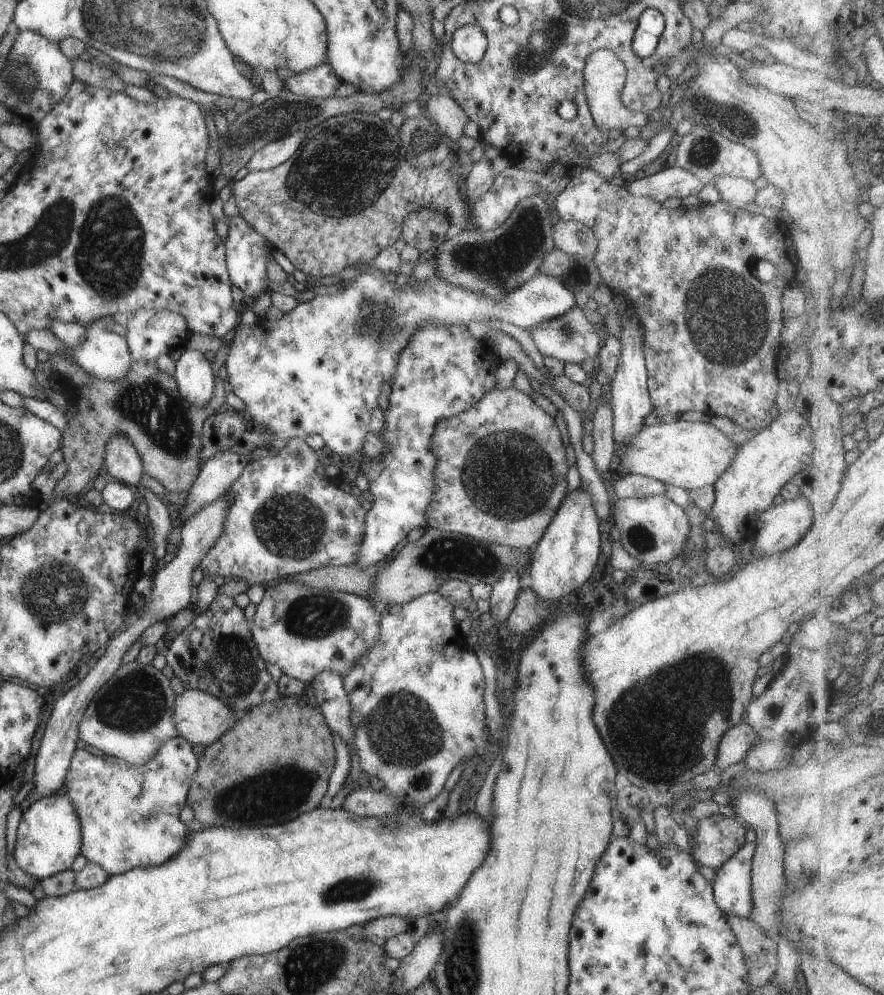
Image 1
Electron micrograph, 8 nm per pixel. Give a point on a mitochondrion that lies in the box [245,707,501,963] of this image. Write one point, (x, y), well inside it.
(353, 888)

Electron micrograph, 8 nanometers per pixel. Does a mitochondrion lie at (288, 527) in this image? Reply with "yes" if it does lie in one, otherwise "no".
yes

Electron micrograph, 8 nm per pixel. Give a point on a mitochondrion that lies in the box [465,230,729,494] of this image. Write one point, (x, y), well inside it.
(566, 331)

